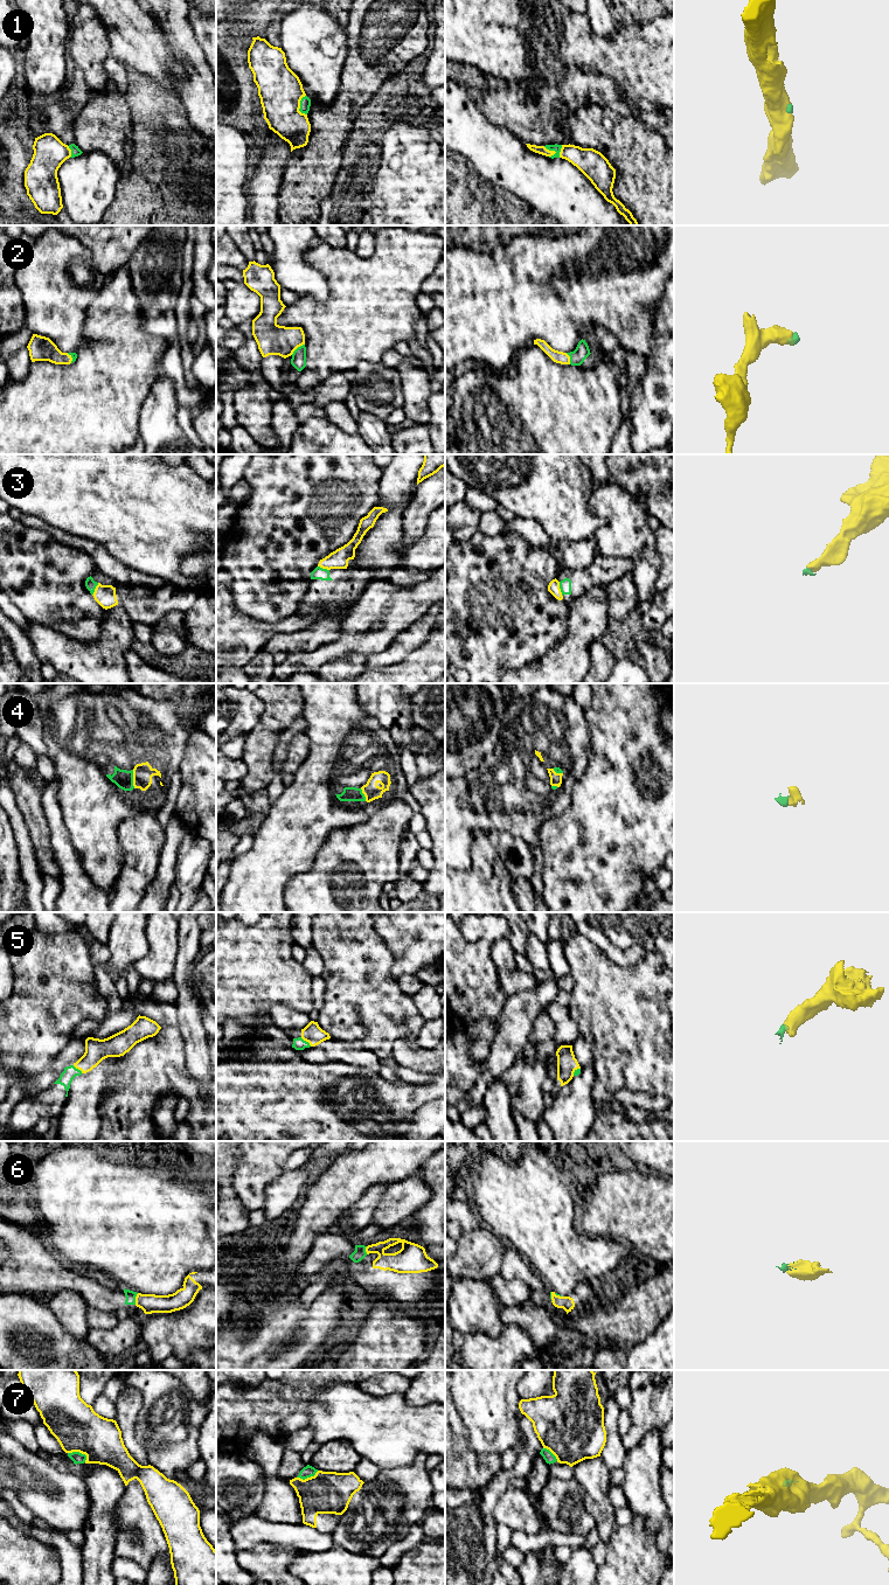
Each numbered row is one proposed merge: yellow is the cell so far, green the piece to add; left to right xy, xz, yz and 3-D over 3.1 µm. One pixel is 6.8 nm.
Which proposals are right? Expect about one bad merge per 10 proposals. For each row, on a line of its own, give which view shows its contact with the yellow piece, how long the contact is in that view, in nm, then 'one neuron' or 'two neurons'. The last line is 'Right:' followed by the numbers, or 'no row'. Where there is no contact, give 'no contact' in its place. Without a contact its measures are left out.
1: contact in xz; length 140 nm; one neuron
2: contact in xz; length 120 nm; one neuron
3: contact in yz; length 110 nm; one neuron
4: contact in xy; length 130 nm; one neuron
5: contact in xz; length 100 nm; one neuron
6: contact in xy; length 80 nm; one neuron
7: contact in xy; length 140 nm; one neuron
Right: 1, 2, 3, 4, 5, 6, 7

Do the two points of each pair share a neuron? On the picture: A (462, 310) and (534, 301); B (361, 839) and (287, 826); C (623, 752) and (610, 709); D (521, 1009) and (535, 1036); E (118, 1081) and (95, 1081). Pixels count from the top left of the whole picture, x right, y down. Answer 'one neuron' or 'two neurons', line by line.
A: one neuron
B: two neurons
C: one neuron
D: two neurons
E: one neuron

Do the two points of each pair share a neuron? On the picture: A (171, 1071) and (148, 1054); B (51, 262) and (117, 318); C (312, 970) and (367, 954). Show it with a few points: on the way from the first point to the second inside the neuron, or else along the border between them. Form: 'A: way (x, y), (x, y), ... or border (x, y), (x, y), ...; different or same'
A: border (168, 1065), (166, 1077), (173, 1092); different
B: border (99, 287), (92, 294), (85, 322); different
C: border (311, 946), (323, 960), (321, 975); different

